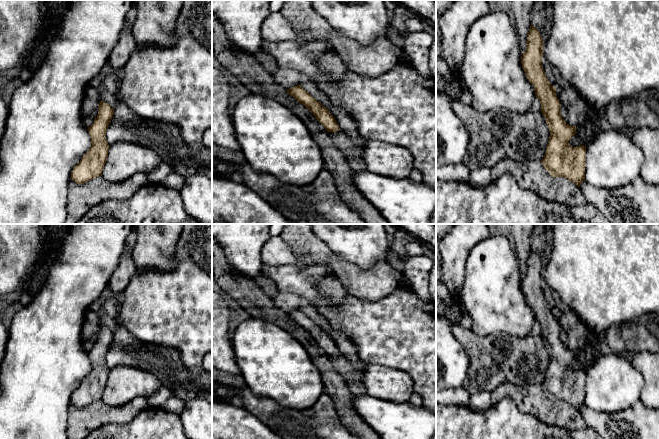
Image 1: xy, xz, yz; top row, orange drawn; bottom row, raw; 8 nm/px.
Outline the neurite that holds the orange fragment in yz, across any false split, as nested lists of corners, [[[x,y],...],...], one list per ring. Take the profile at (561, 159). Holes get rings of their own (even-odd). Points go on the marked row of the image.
[[[531,24],[521,63],[526,78],[540,100],[541,113],[549,127],[549,142],[541,162],[552,177],[564,177],[580,187],[585,181],[586,146],[573,147],[569,144],[576,134],[576,126],[567,124],[561,116],[556,88],[550,84],[541,63],[543,45],[539,31]]]

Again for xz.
[[[300,85],[287,89],[289,95],[293,96],[299,103],[303,104],[327,130],[327,132],[339,131],[336,122],[330,111],[306,92]]]

